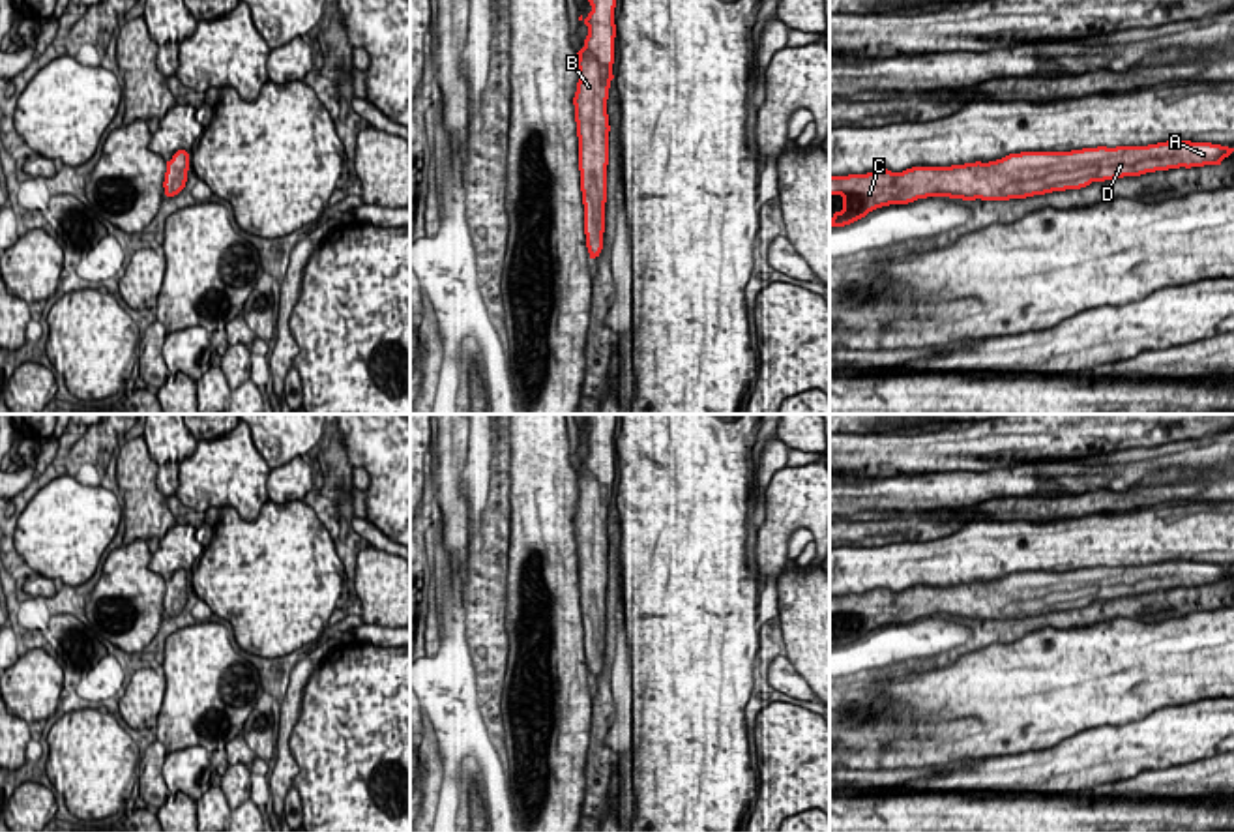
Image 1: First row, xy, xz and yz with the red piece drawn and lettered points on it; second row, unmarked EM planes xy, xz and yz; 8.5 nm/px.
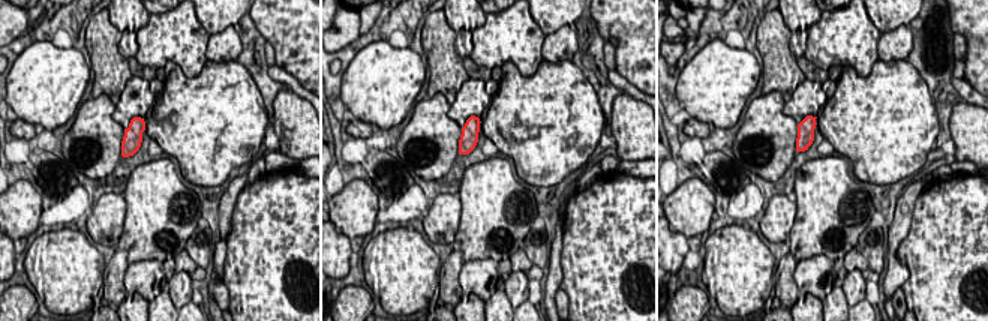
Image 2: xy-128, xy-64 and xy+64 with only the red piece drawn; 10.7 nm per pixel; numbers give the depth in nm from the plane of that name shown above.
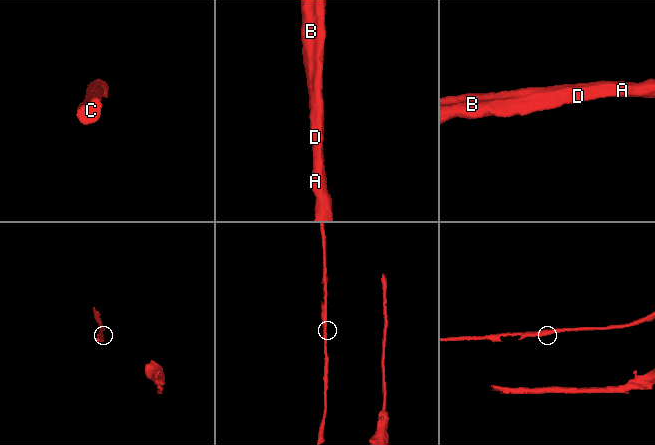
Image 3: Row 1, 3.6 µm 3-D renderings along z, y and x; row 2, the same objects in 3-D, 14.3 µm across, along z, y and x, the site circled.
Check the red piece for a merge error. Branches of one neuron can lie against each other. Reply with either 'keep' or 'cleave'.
keep

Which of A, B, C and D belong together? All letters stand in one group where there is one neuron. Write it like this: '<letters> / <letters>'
A B C D

